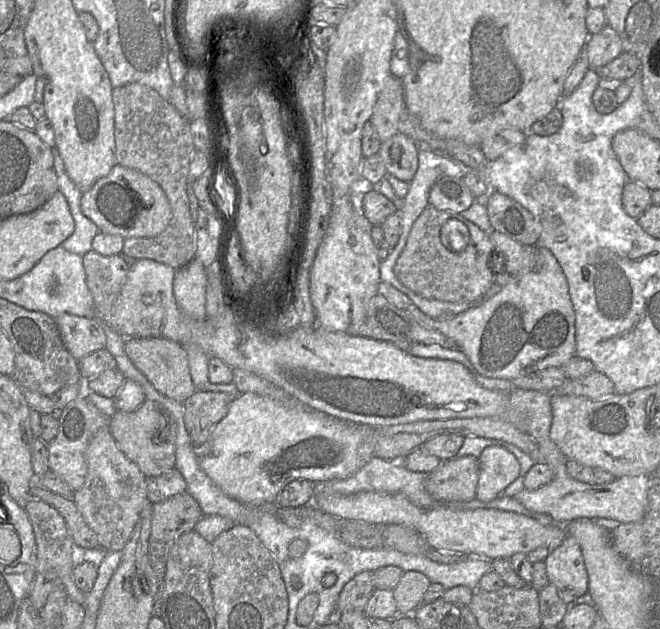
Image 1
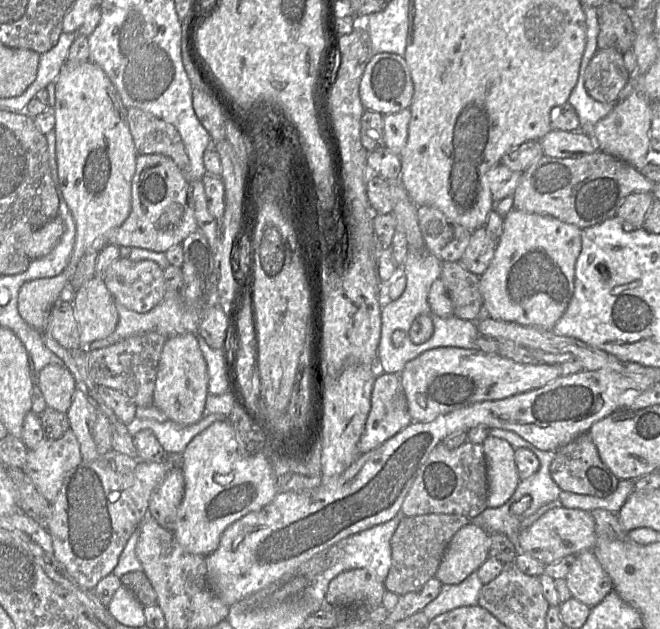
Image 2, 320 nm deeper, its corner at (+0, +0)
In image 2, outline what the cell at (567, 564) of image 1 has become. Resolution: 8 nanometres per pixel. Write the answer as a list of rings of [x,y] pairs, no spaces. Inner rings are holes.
[[[584,550],[575,556],[565,581],[572,597],[590,608],[613,590],[611,578],[592,550]]]

